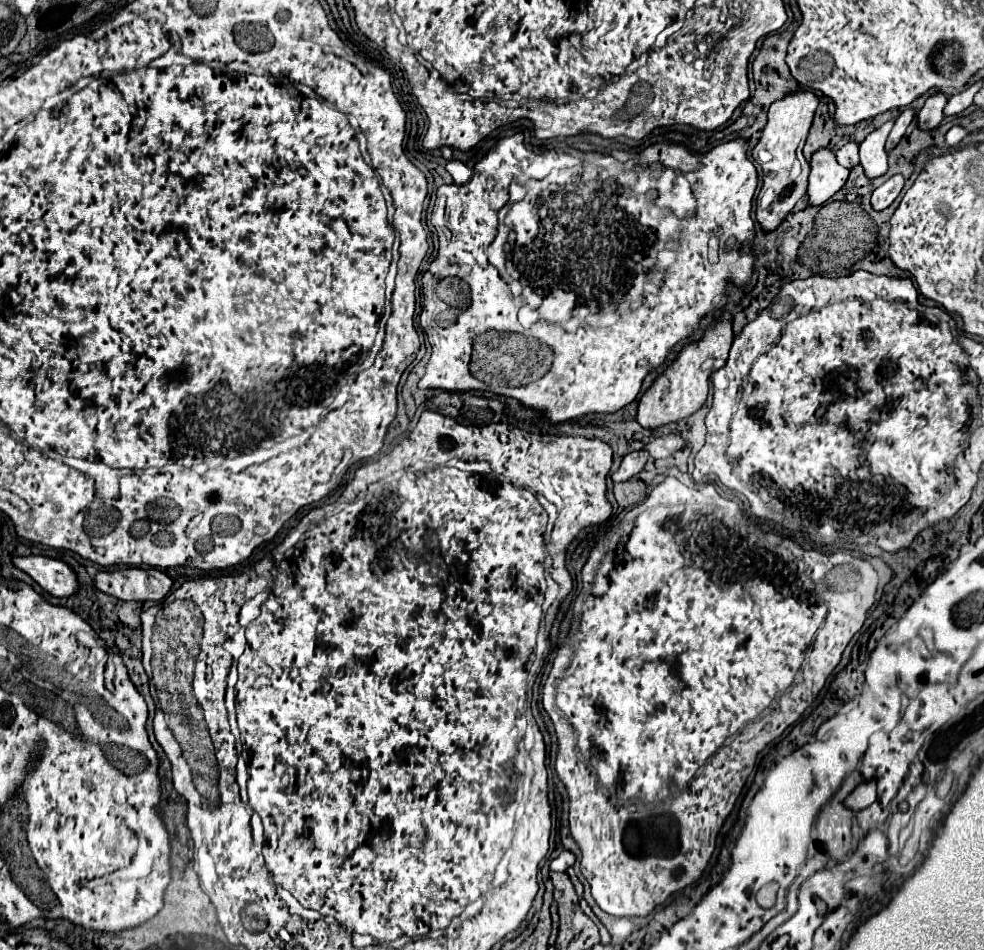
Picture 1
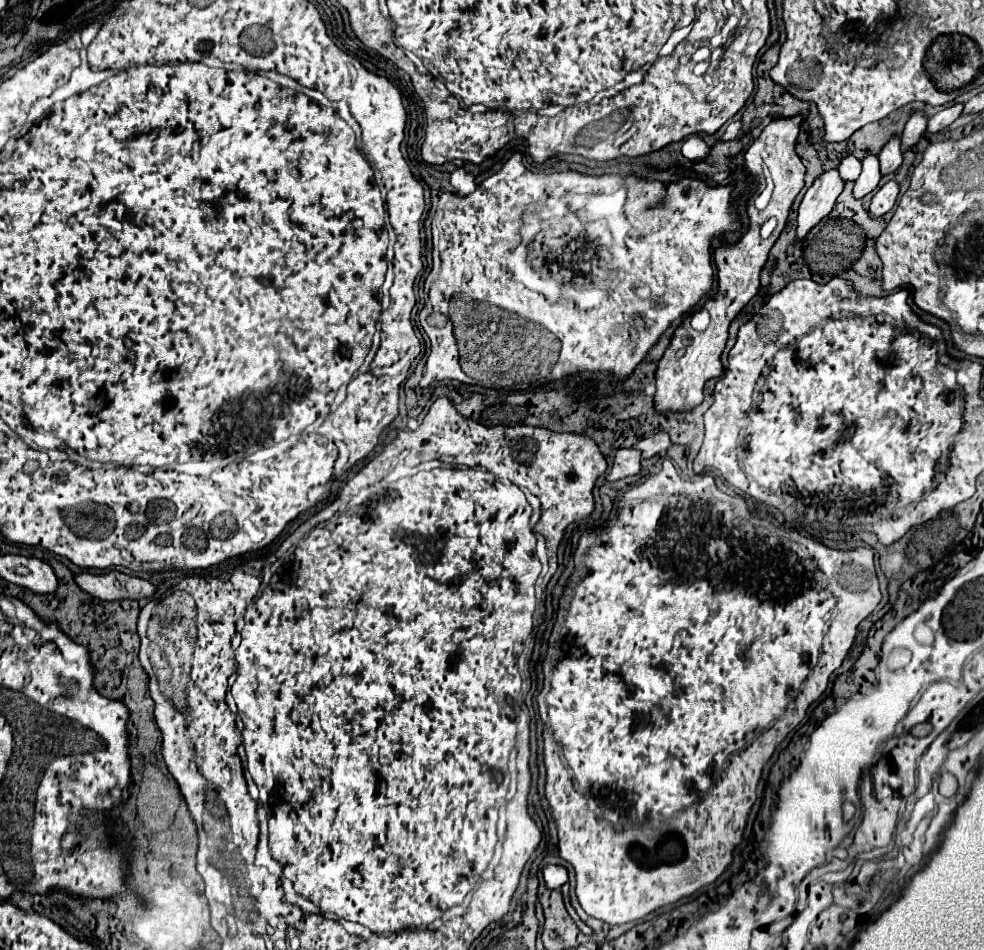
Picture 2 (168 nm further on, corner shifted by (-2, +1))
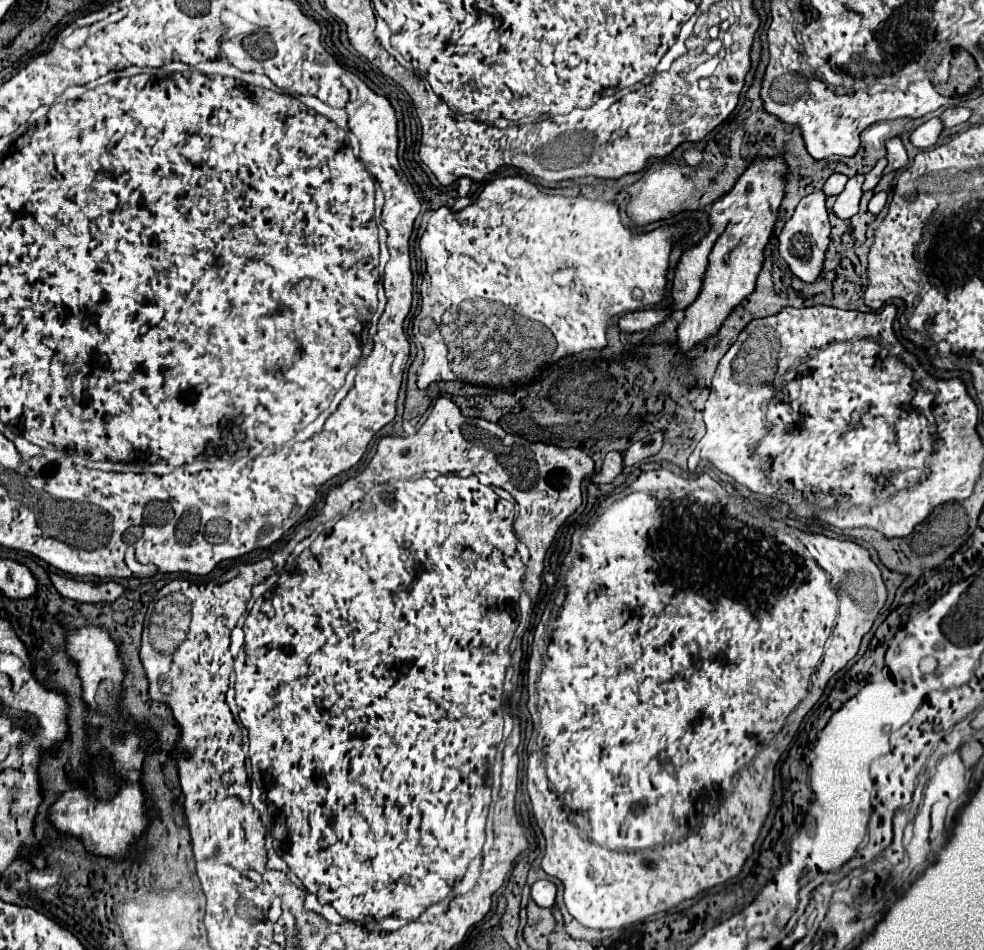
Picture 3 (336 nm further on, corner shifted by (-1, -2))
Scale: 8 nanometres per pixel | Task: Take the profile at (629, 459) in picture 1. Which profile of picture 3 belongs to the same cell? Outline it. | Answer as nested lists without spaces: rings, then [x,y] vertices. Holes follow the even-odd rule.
[[[617,451],[607,453],[601,471],[591,475],[591,483],[611,483],[611,481],[621,473],[621,467],[623,467],[623,457],[621,457],[621,453],[617,453]]]

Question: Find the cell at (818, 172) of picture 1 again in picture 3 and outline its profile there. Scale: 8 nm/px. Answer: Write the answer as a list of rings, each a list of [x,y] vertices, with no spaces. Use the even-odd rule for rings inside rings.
[[[815,191],[807,197],[803,197],[793,213],[793,217],[785,223],[781,235],[779,235],[779,253],[783,261],[789,265],[789,271],[803,283],[815,283],[817,277],[823,273],[825,263],[825,251],[829,245],[829,217],[825,209],[825,195],[823,191]]]

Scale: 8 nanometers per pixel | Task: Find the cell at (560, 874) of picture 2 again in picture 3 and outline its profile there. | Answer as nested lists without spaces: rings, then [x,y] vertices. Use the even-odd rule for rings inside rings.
[[[535,881],[531,887],[531,899],[539,905],[539,907],[547,907],[551,909],[555,903],[555,885],[551,881]]]

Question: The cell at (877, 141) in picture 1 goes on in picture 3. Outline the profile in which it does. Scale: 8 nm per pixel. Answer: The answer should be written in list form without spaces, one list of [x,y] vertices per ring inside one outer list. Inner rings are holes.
[[[855,175],[853,179],[849,179],[847,185],[845,185],[845,189],[843,189],[843,193],[837,197],[837,201],[835,201],[835,205],[833,205],[833,213],[835,213],[839,219],[847,221],[847,219],[851,219],[853,215],[857,215],[863,179],[865,179],[865,175]]]

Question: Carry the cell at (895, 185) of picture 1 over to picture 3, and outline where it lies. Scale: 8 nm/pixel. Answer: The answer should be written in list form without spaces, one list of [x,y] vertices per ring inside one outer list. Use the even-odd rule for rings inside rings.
[[[879,191],[879,193],[875,193],[875,195],[871,197],[871,201],[869,201],[869,211],[871,211],[873,215],[879,215],[879,211],[885,207],[885,203],[887,203],[887,193],[885,193],[885,191]]]

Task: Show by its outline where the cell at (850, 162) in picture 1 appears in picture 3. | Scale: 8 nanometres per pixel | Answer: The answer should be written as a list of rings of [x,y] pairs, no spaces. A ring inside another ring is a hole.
[[[833,173],[833,175],[825,181],[825,185],[823,185],[823,193],[825,193],[827,197],[839,195],[839,193],[843,191],[845,183],[847,183],[847,177],[845,177],[845,175],[841,175],[841,173]]]

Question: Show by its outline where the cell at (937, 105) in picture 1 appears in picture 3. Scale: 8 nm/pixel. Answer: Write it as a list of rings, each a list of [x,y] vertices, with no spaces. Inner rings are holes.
[[[893,137],[887,141],[887,167],[883,173],[891,173],[891,171],[899,171],[907,165],[907,151],[901,143],[899,137]]]

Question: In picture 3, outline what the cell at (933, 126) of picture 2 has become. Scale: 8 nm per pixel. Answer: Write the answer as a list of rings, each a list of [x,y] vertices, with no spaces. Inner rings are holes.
[[[935,117],[935,119],[929,119],[925,121],[923,125],[919,125],[913,135],[911,135],[911,145],[919,147],[919,149],[929,149],[937,143],[941,135],[941,121]]]

